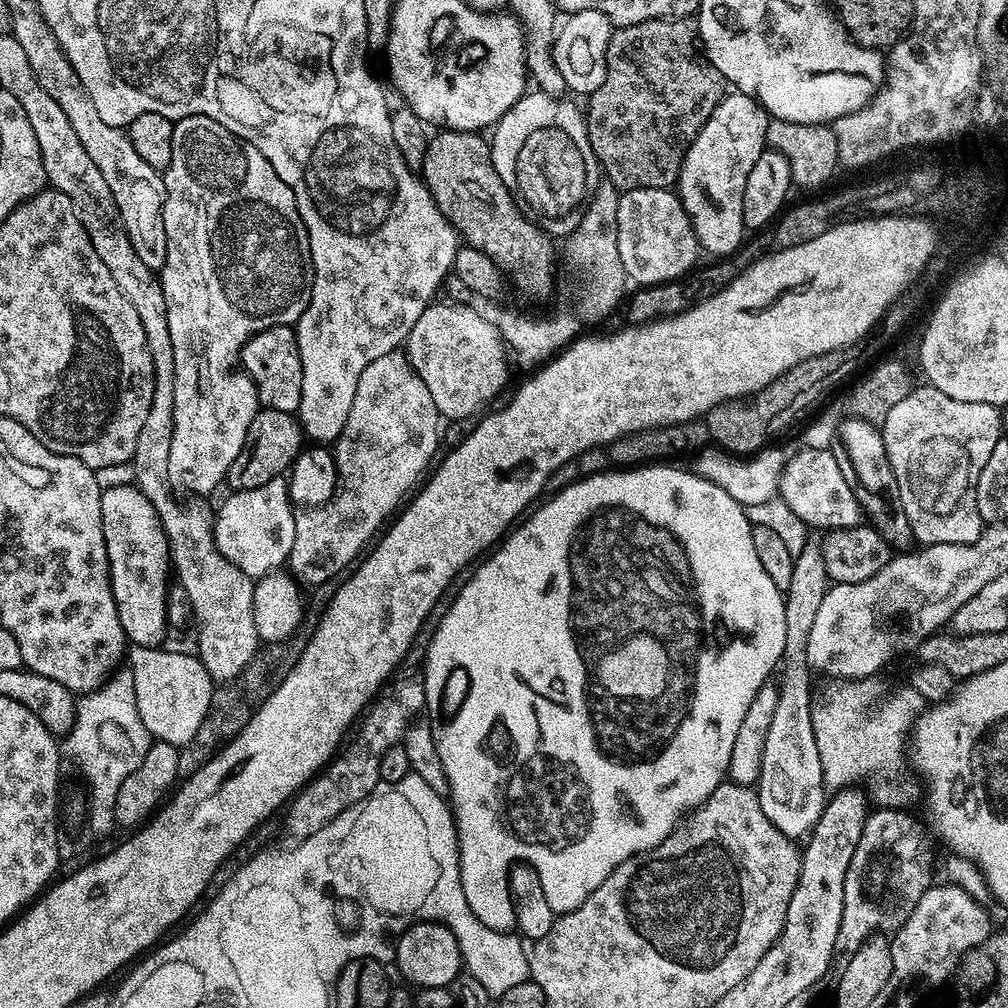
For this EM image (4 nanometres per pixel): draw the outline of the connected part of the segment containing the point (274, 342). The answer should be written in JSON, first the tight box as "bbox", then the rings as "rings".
{"bbox":[240,324,302,413],"rings":[[[275,324],[251,336],[240,349],[240,364],[254,382],[263,407],[299,413],[302,402],[302,358],[293,325]]]}

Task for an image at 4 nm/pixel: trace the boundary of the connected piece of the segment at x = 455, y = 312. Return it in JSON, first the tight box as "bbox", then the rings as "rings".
{"bbox":[406,303,510,421],"rings":[[[440,303],[429,304],[426,310],[422,310],[422,318],[414,322],[414,328],[410,330],[406,341],[406,355],[422,382],[426,382],[426,390],[430,390],[430,398],[434,398],[434,406],[441,417],[445,421],[464,420],[467,416],[475,417],[487,400],[494,399],[507,386],[510,352],[491,319],[488,321],[464,304]]]}

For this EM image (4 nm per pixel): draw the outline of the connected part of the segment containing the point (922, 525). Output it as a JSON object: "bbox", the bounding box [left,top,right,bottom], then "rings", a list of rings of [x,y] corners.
{"bbox":[882,386,1002,545],"rings":[[[931,386],[913,387],[910,394],[906,394],[906,398],[902,398],[902,402],[898,402],[898,406],[894,406],[894,410],[890,410],[890,414],[886,414],[882,425],[882,431],[885,442],[885,452],[888,455],[890,466],[893,468],[894,478],[896,479],[896,496],[900,504],[899,511],[906,514],[906,518],[912,527],[912,535],[921,545],[926,544],[969,544],[974,542],[984,531],[986,525],[984,520],[978,514],[978,506],[976,505],[976,480],[979,472],[986,465],[986,460],[993,453],[994,446],[1002,438],[1000,432],[1000,414],[1001,409],[994,405],[986,405],[982,402],[958,402],[958,398],[950,398],[947,394],[942,394],[942,390]]]}

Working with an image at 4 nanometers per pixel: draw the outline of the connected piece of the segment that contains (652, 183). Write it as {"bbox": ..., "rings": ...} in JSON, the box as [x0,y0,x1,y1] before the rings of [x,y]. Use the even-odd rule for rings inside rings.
{"bbox":[586,18,725,190],"rings":[[[665,18],[617,27],[608,43],[606,82],[587,97],[586,138],[592,143],[591,155],[600,159],[603,175],[619,190],[640,187],[671,189],[679,181],[685,152],[725,95],[724,76],[698,47],[695,19]]]}

